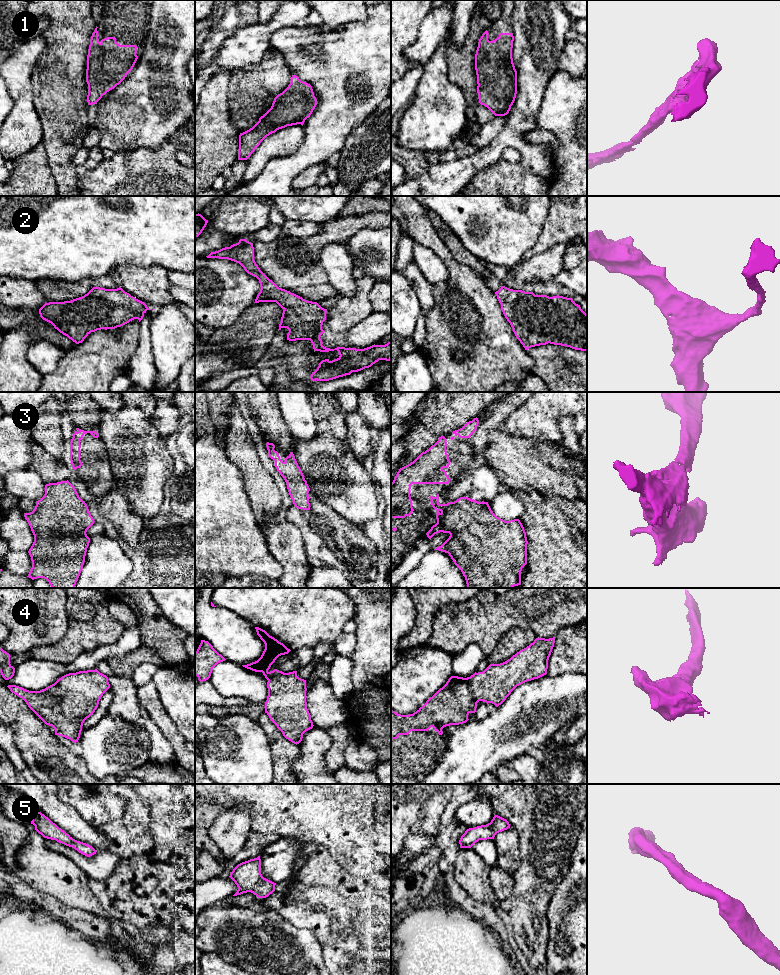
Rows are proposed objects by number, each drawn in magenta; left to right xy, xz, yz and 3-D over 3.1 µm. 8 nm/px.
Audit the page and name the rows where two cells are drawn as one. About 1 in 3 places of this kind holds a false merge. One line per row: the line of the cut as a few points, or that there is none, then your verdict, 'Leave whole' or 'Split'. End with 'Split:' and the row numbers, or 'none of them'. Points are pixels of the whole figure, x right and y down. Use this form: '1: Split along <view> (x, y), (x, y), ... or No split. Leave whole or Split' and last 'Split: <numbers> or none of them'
1: No split. Leave whole
2: No split. Leave whole
3: No split. Leave whole
4: No split. Leave whole
5: No split. Leave whole
Split: none of them

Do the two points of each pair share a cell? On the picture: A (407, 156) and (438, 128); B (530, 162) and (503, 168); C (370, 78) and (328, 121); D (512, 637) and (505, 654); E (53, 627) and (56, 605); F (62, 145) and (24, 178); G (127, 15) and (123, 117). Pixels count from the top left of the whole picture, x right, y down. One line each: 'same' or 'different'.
A: different
B: different
C: same
D: same
E: same
F: different
G: different

